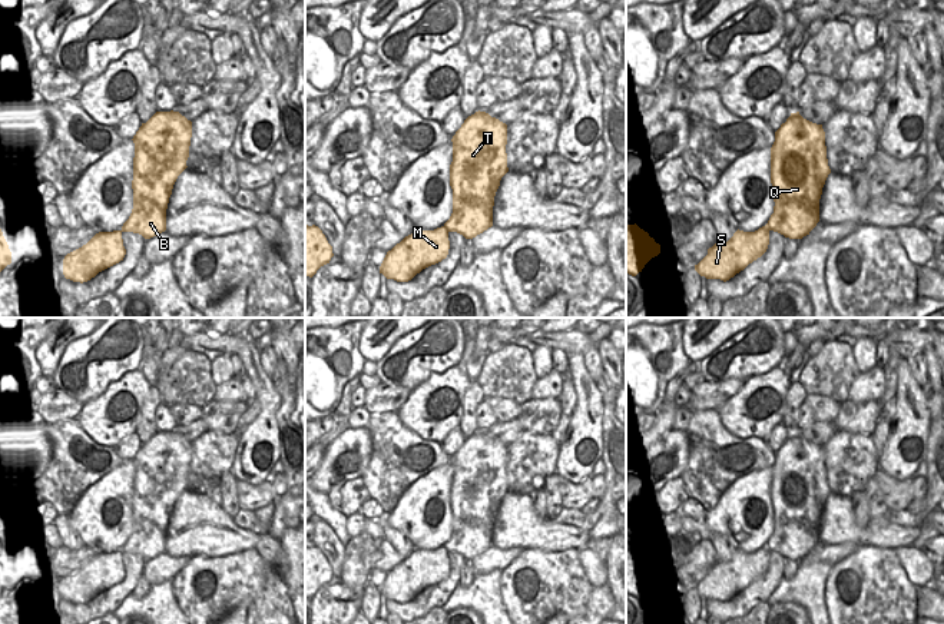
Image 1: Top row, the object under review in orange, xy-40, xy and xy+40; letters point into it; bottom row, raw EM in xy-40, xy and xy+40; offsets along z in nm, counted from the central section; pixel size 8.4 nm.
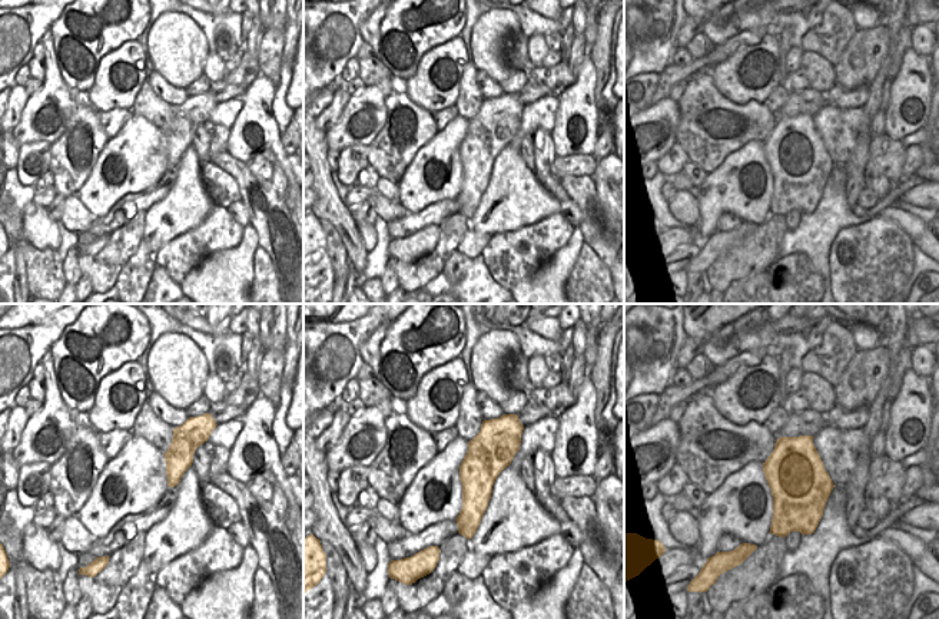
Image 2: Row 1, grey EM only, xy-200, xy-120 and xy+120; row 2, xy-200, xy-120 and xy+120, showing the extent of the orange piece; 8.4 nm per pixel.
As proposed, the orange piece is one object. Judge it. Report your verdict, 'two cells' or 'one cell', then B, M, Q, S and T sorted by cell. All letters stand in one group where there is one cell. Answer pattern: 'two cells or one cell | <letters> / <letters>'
two cells | B Q T / M S

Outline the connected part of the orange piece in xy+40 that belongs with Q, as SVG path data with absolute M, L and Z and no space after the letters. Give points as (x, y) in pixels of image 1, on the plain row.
M791 434L771 468L774 534L765 548L802 560L819 542L819 520L831 489L822 445Z

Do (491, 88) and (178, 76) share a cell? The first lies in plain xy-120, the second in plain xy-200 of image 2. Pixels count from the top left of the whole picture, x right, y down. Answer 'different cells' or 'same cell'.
different cells

